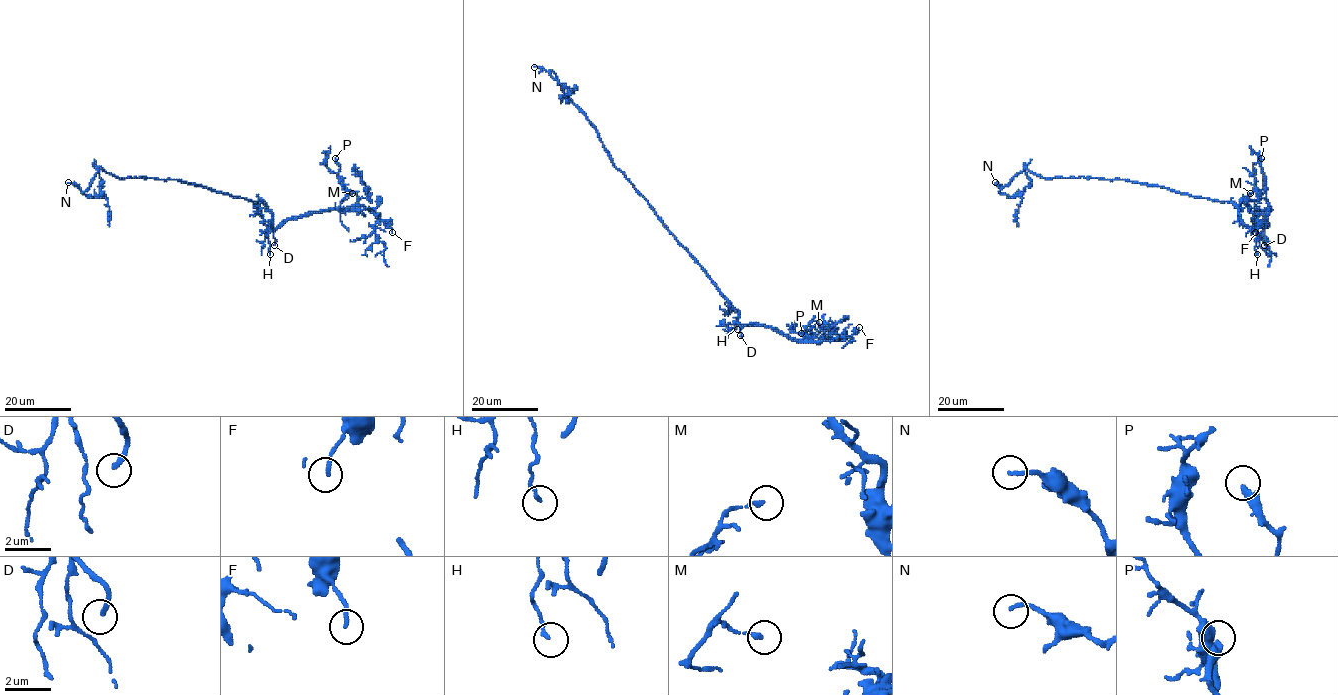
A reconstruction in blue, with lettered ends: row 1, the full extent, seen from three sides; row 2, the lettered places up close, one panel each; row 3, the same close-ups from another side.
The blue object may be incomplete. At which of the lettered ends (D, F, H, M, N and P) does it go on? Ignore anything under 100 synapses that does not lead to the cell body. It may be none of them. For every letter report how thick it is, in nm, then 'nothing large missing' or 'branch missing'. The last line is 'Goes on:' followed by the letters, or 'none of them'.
D: 220 nm thick; branch missing
F: 160 nm thick; nothing large missing
H: 140 nm thick; nothing large missing
M: 180 nm thick; nothing large missing
N: 150 nm thick; nothing large missing
P: 340 nm thick; nothing large missing
Goes on: D

